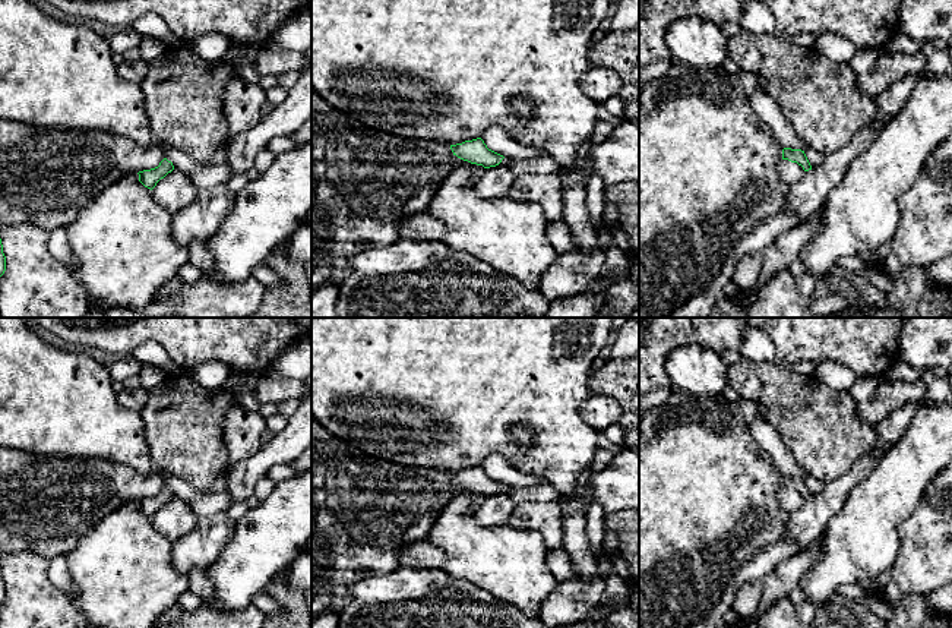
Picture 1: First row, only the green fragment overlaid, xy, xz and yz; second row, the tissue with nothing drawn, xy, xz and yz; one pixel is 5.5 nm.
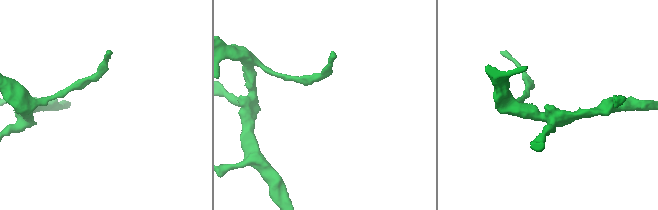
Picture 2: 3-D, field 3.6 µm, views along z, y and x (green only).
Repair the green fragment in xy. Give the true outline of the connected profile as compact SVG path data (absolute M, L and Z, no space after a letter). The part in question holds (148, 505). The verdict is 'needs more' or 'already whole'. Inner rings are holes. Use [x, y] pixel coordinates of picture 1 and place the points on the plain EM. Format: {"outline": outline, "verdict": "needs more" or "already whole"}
{"outline": "M164 486L158 495L151 496L151 498L143 498L139 499L139 509L148 515L148 517L154 517L156 514L156 511L164 506L168 501L171 501L174 498L174 493L171 489L168 489L167 486Z", "verdict": "already whole"}

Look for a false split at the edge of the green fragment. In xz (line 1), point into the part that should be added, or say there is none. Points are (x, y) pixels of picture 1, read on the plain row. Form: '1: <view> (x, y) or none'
1: none

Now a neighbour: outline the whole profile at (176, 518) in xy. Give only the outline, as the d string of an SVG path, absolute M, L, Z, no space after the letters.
M174 496L156 511L152 523L155 528L174 545L181 536L194 528L197 518L197 514L187 502Z

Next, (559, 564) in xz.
M563 546L548 549L545 555L545 562L548 571L553 574L557 583L563 583L573 578L573 565Z

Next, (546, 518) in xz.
M519 501L507 526L516 530L537 531L547 550L563 543L563 517L559 501Z

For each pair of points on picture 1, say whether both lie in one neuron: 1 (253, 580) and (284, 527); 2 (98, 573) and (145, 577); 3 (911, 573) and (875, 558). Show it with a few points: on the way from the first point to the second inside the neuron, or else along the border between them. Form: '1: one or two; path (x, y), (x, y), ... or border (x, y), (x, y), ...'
1: one; path (253, 567), (253, 558), (271, 540)
2: one; path (110, 573), (133, 577)
3: two; border (898, 532), (900, 551), (889, 568)

